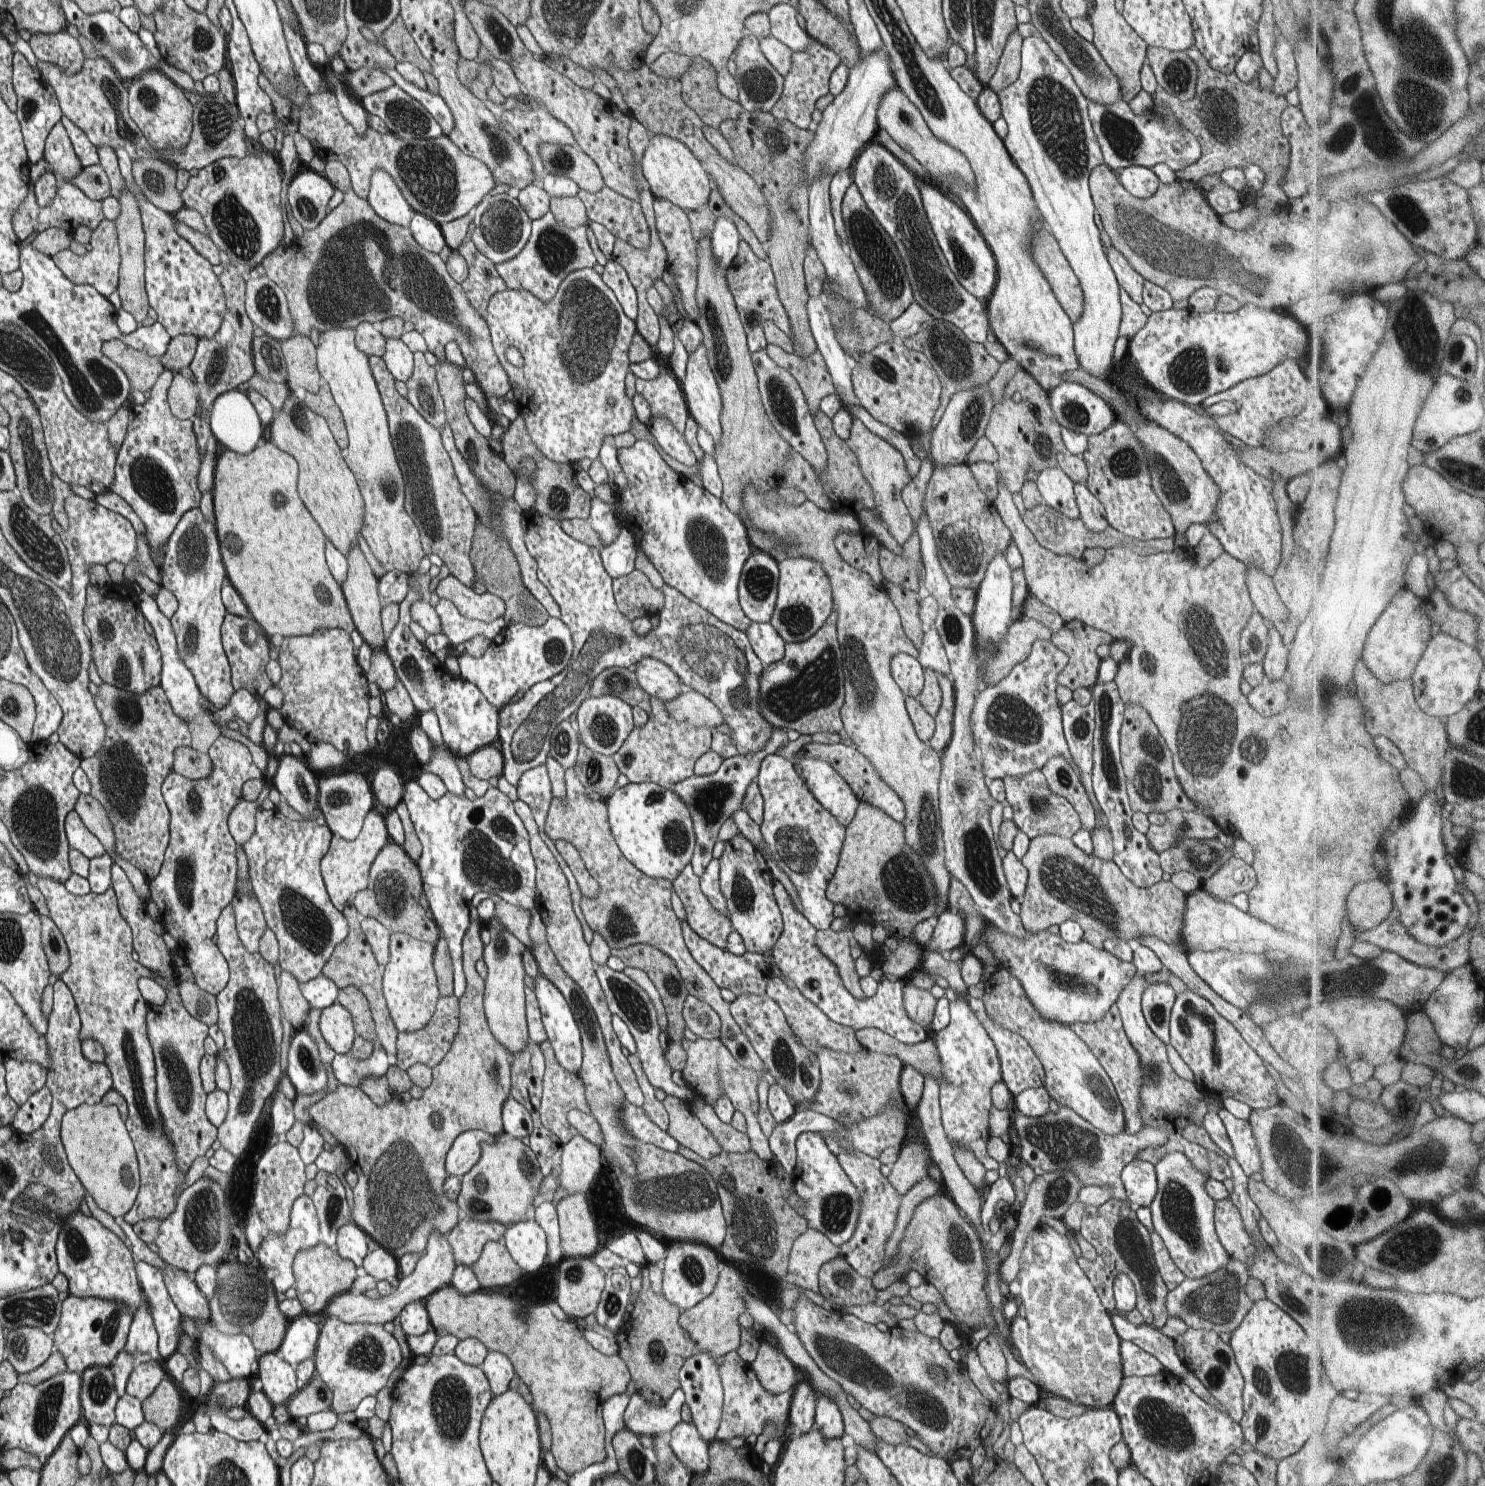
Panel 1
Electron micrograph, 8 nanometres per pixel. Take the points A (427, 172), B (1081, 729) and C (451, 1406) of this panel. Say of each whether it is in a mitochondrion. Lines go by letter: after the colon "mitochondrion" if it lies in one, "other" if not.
A: mitochondrion
B: mitochondrion
C: mitochondrion

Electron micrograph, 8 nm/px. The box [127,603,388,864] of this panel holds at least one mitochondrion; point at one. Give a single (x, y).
(191, 639)

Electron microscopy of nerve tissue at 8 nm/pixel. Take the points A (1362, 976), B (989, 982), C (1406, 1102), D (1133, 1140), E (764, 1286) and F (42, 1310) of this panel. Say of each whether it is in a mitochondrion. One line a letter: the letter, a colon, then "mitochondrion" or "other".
A: mitochondrion
B: other
C: mitochondrion
D: other
E: mitochondrion
F: mitochondrion

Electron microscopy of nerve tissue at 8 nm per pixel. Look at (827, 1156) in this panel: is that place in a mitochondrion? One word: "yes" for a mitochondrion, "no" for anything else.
no

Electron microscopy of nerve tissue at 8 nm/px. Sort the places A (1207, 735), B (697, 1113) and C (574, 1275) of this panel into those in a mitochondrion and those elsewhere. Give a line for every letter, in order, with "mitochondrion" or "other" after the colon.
A: mitochondrion
B: other
C: mitochondrion

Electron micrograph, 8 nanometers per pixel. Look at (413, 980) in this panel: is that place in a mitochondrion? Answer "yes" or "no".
no

